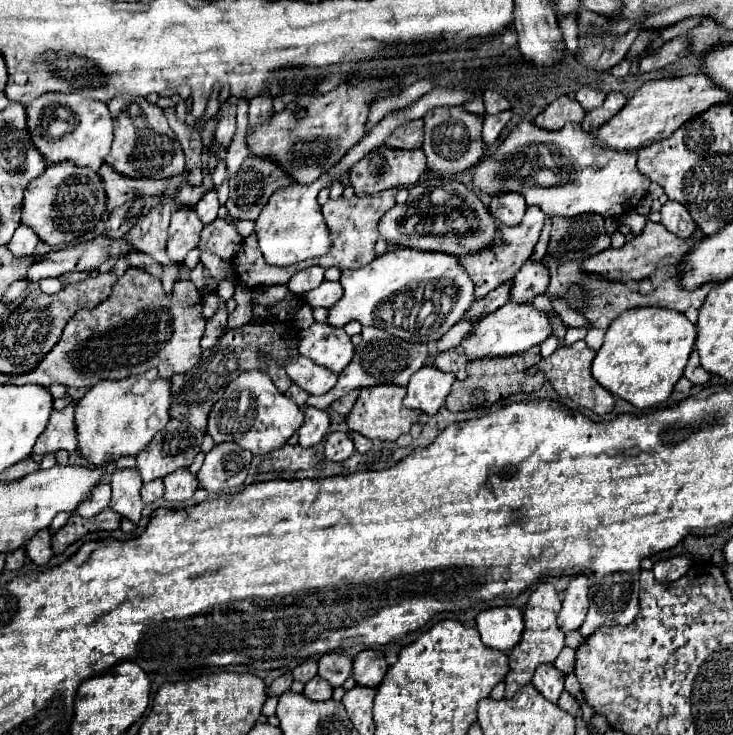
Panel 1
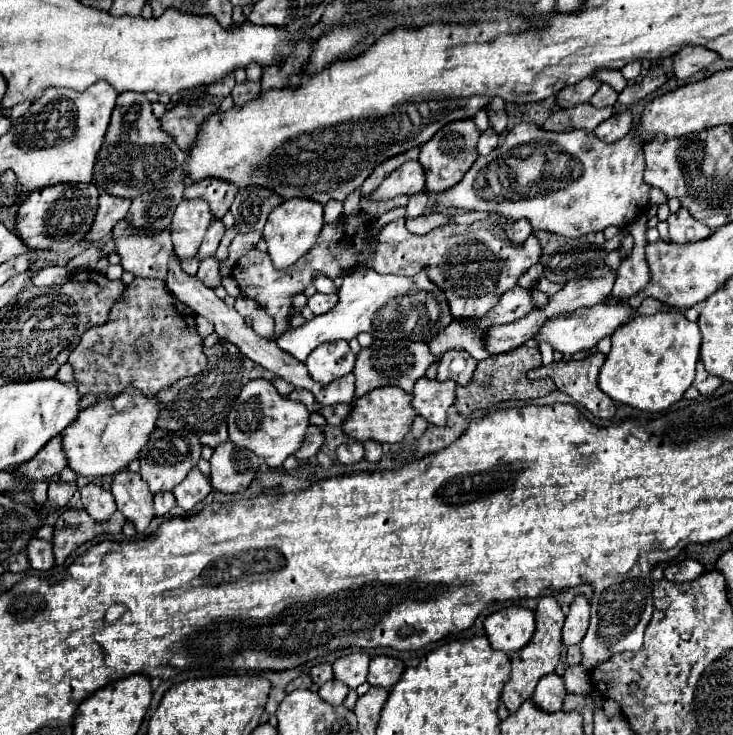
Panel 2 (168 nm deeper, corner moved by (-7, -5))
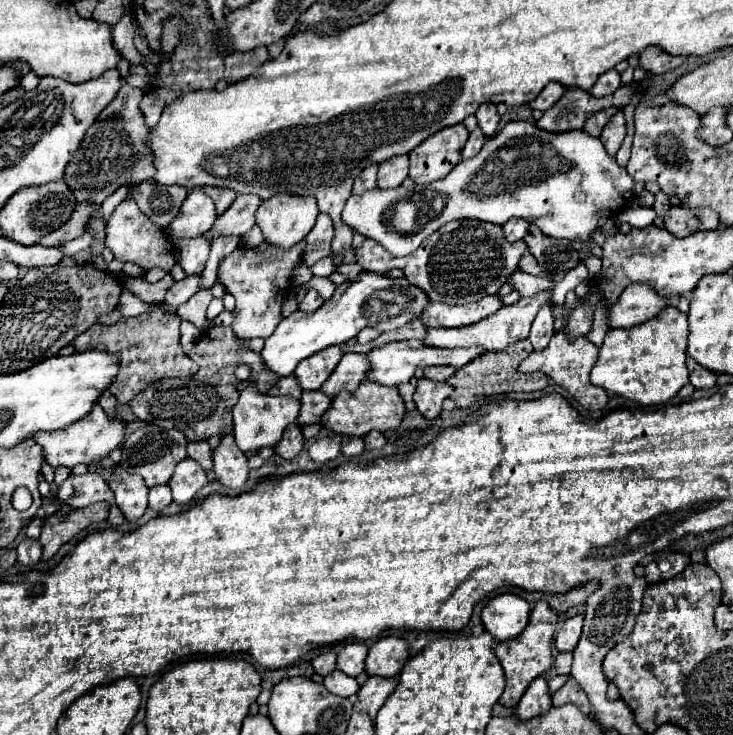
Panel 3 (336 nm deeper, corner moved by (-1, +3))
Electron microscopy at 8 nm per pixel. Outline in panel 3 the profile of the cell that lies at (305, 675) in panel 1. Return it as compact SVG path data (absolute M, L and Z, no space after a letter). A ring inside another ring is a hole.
M326 651L326 653L320 653L314 661L314 671L322 677L326 677L328 673L332 673L336 669L336 653L334 651Z

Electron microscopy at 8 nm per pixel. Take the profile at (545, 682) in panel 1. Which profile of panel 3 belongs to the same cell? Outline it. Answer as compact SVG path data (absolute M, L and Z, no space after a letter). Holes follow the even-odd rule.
M538 677L536 681L530 683L526 693L522 695L518 707L516 707L516 717L518 719L532 719L538 715L544 715L552 707L552 699L548 693L548 685L544 677Z

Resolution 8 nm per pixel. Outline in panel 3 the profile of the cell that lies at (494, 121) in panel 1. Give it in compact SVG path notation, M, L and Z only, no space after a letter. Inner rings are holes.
M476 127L472 133L470 133L470 137L468 137L468 141L466 141L466 145L464 145L464 149L462 149L462 159L468 159L468 157L474 157L480 149L482 149L482 145L484 145L484 133L480 131L480 127Z

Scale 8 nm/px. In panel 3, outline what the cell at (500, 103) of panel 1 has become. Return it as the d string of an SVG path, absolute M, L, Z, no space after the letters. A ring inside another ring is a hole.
M482 103L476 111L476 119L478 119L478 127L482 129L482 133L486 137L494 135L496 127L498 127L498 121L500 121L500 115L496 111L496 105L492 103Z

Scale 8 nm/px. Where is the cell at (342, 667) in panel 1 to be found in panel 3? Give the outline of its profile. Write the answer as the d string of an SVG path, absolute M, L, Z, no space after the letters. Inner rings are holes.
M348 643L338 653L338 669L350 677L358 677L364 671L364 661L368 655L368 647L362 643Z

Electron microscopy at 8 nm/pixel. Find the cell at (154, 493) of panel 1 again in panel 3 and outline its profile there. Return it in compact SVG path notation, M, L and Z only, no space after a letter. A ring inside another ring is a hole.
M156 485L150 489L150 509L162 511L172 503L172 493L168 485Z

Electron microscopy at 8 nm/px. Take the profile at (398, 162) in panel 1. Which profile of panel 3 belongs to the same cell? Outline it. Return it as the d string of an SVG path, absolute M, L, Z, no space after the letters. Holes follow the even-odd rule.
M408 155L390 157L378 167L378 187L380 189L400 187L406 177L408 177Z

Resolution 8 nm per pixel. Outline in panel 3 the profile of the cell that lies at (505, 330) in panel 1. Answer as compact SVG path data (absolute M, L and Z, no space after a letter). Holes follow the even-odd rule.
M634 283L626 287L620 299L610 307L610 327L632 327L656 317L668 307L664 297L658 297L650 285Z

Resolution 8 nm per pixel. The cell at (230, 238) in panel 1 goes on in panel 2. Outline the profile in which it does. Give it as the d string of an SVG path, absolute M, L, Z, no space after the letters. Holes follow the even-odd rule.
M206 257L204 261L200 261L200 269L196 273L198 279L202 279L202 283L206 283L208 287L218 287L220 285L220 279L218 279L218 261L216 257Z

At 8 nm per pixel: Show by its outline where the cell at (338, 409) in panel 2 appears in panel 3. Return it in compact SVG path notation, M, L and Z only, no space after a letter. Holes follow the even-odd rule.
M304 391L300 401L302 401L302 409L300 409L296 425L304 427L304 425L318 423L322 413L328 409L332 399L326 393L320 393L320 391Z

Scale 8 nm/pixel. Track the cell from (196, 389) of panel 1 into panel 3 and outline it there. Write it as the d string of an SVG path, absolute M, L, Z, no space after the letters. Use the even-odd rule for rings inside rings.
M210 327L204 335L196 341L196 345L188 351L192 361L198 363L198 373L188 379L166 379L152 383L150 389L138 393L132 401L132 413L146 421L160 425L162 429L178 429L186 433L188 441L206 441L212 435L226 435L232 433L232 405L238 403L240 391L248 385L246 381L238 381L234 377L234 369L242 363L254 367L254 383L260 383L258 391L266 393L278 381L278 375L272 375L260 363L260 353L254 353L246 345L238 341L232 333L232 327Z

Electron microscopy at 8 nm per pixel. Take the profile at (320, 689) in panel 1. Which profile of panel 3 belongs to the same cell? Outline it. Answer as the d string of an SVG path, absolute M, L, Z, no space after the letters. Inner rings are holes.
M332 671L330 675L324 677L324 687L330 691L330 693L336 693L338 697L350 697L350 695L356 695L360 685L354 677L342 673L342 671Z

